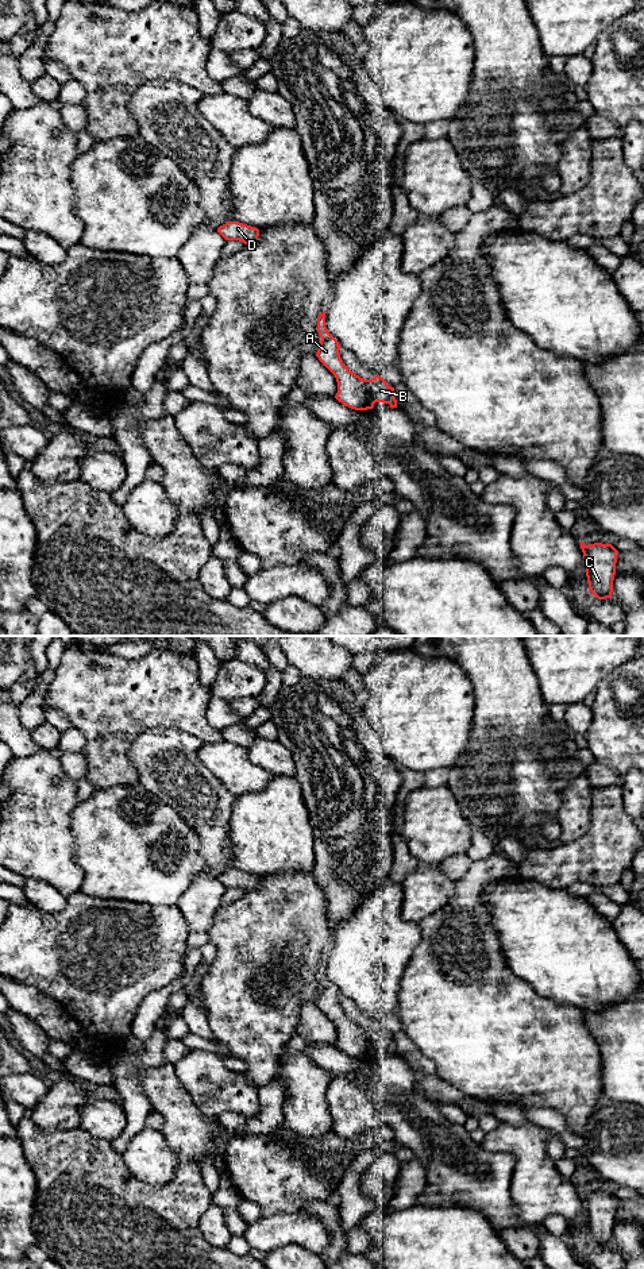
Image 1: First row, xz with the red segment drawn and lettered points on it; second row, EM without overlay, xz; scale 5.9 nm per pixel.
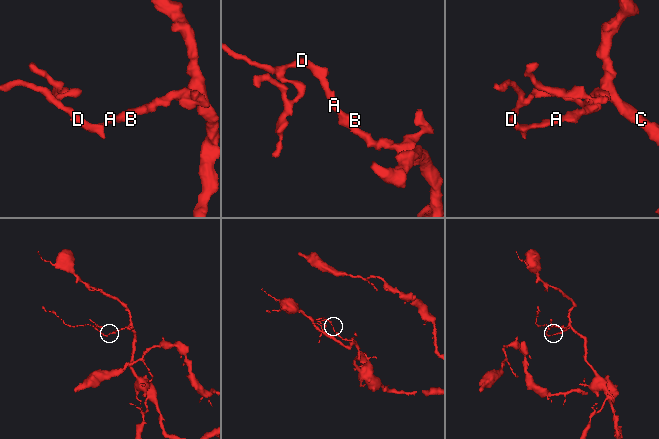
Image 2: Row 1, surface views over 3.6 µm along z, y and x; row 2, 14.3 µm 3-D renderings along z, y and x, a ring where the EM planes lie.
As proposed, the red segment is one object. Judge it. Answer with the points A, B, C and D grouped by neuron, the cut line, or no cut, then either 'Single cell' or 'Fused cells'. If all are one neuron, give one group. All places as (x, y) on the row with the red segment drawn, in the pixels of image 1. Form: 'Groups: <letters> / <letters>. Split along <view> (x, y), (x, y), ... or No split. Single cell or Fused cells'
Groups: A B C D. No split. Single cell

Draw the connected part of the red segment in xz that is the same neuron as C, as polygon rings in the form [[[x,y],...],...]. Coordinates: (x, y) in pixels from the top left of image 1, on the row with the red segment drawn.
[[[581,541],[581,548],[586,560],[586,576],[591,594],[598,599],[610,598],[618,551],[612,544],[586,545],[585,541]]]

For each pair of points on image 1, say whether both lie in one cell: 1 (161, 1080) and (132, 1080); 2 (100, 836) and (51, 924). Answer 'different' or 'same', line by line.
1: different
2: different

